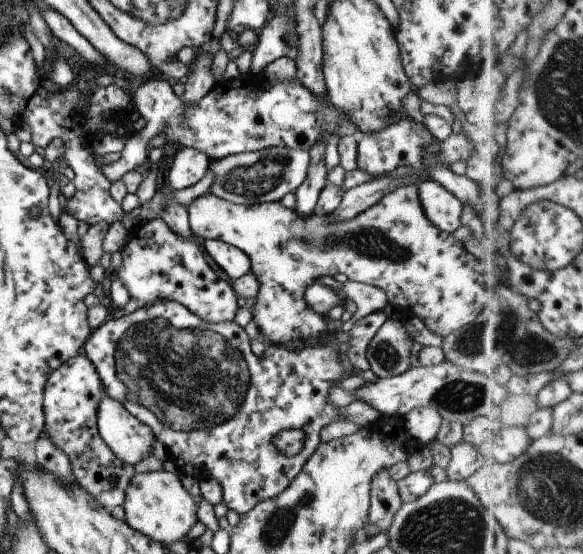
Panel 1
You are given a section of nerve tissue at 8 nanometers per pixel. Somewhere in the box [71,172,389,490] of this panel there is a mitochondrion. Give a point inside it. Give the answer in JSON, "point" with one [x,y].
{"point":[191,377]}

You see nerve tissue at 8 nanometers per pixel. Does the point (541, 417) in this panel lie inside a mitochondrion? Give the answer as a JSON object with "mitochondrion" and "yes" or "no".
{"mitochondrion":"no"}

